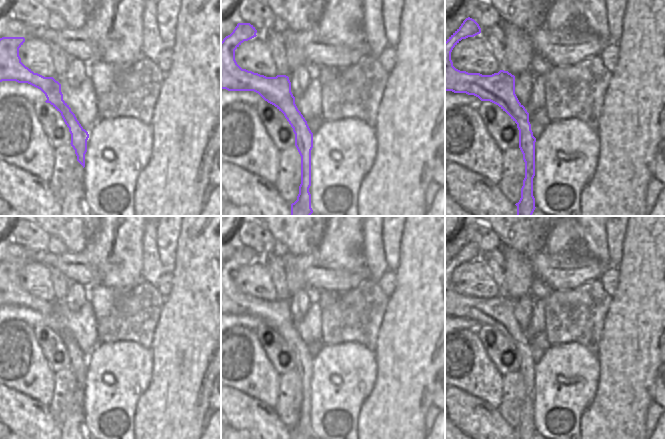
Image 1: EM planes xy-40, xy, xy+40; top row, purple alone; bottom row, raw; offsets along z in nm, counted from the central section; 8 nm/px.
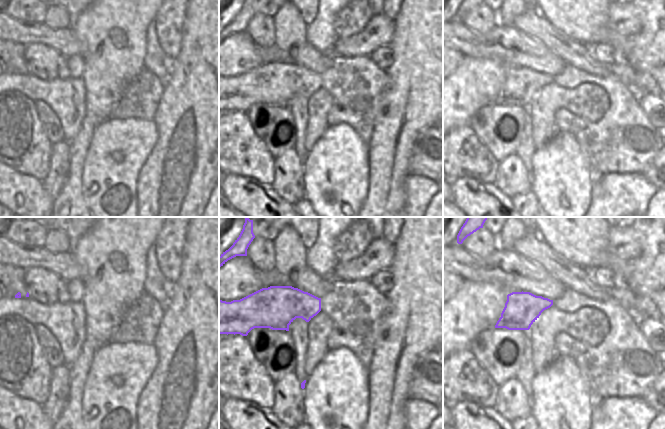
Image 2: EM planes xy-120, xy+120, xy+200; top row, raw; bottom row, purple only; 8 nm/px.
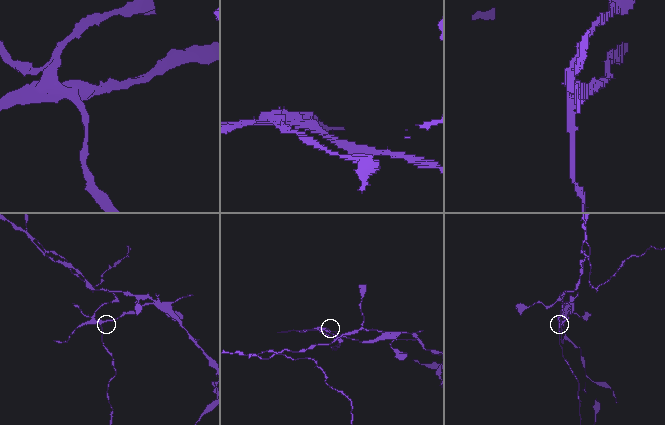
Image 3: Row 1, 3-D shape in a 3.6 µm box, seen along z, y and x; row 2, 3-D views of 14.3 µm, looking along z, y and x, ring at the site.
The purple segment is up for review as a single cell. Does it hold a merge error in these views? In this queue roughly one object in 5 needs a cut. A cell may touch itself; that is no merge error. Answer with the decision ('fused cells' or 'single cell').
fused cells

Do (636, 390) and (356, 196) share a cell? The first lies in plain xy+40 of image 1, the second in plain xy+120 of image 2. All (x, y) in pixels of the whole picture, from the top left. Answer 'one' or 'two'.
two

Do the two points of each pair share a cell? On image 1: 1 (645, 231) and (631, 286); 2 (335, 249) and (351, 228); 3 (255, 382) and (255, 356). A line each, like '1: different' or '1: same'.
1: same
2: same
3: same

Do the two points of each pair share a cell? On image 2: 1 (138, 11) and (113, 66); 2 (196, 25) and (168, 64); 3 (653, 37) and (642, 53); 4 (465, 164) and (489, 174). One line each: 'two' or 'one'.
1: one
2: two
3: one
4: one

